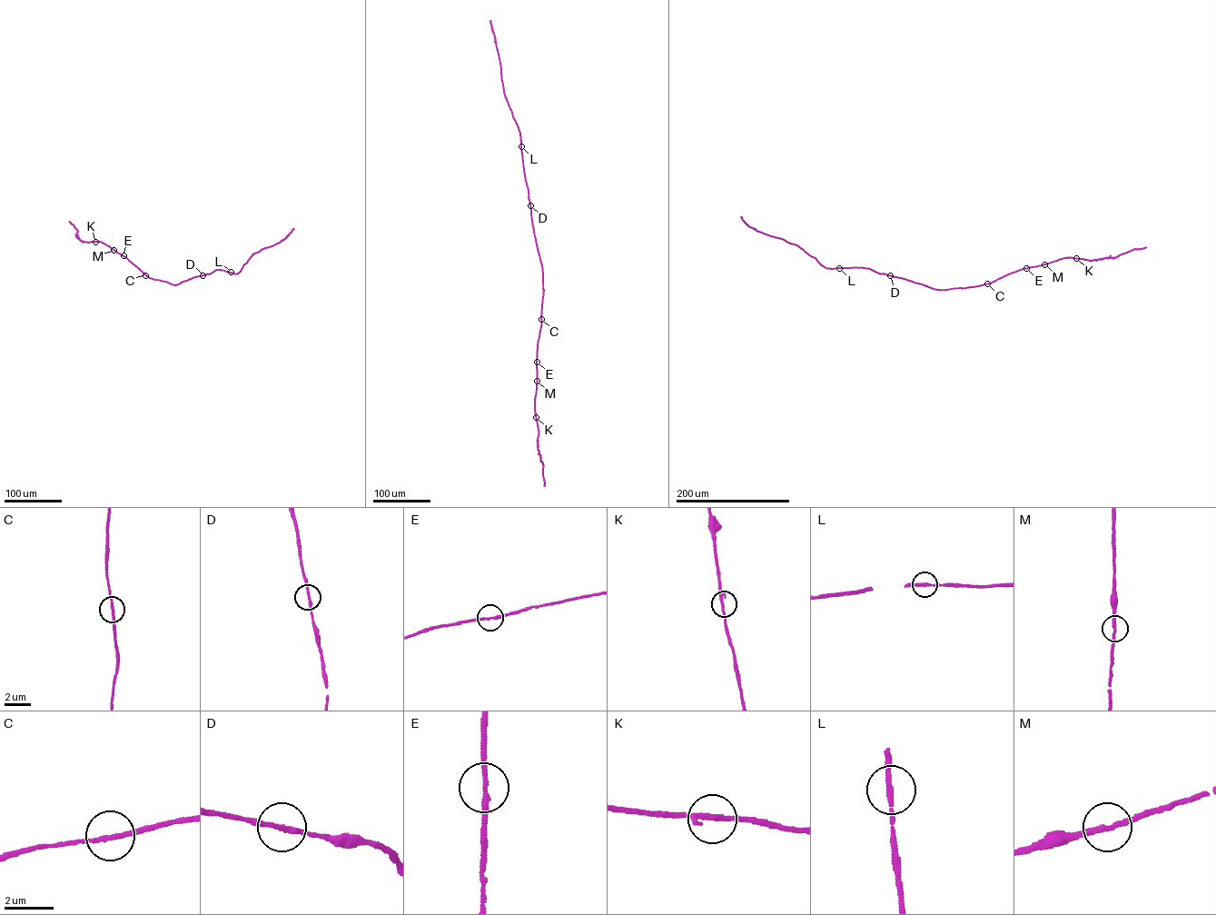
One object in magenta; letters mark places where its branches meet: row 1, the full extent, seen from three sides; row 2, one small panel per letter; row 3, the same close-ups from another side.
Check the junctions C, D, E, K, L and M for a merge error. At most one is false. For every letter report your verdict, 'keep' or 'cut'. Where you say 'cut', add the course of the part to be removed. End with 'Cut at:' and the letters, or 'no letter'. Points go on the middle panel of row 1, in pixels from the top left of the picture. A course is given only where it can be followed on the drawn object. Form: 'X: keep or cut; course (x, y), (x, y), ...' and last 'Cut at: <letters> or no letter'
C: keep
D: keep
E: keep
K: keep
L: keep
M: keep
Cut at: no letter

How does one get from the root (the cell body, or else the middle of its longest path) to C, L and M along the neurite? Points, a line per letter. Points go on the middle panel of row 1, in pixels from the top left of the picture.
C: (539, 255), (543, 291), (541, 319)
L: (539, 255), (521, 146)
M: (539, 255), (543, 294), (537, 345), (537, 382)

